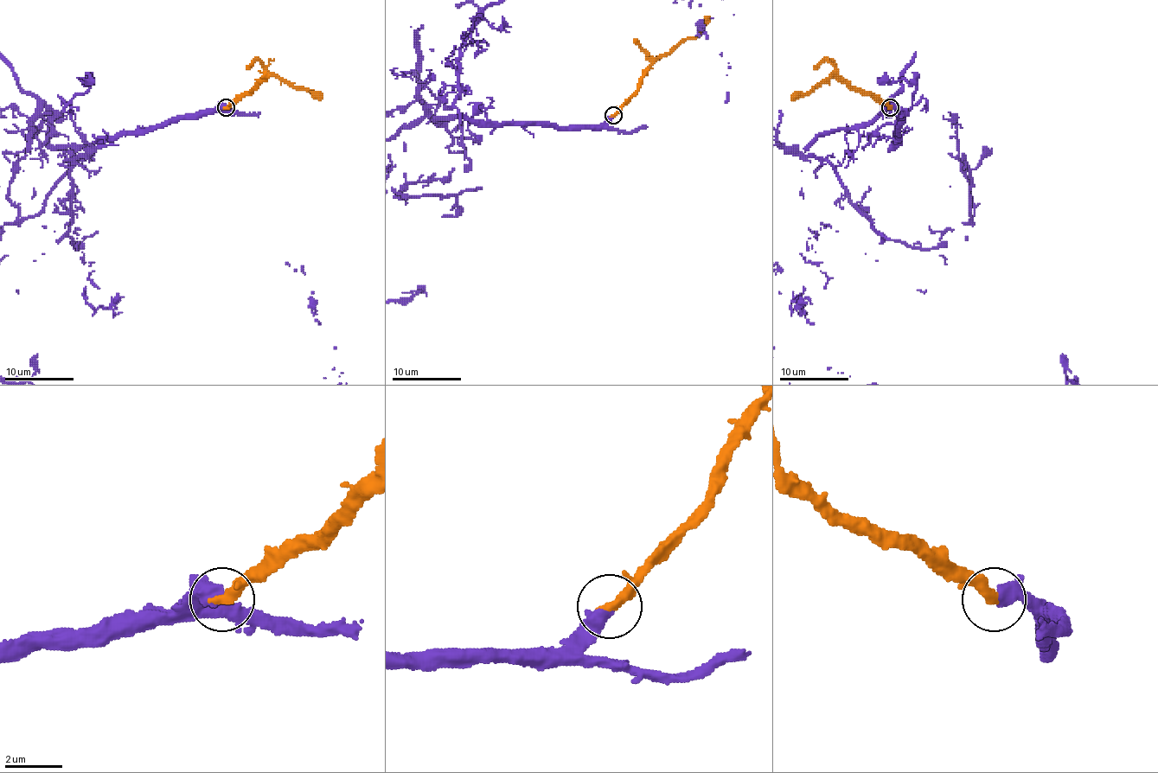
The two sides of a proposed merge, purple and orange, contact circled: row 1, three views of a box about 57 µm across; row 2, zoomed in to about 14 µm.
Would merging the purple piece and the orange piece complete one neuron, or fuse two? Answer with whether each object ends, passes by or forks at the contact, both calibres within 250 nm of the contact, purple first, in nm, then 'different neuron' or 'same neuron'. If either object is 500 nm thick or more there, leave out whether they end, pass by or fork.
calibres 550 and 400 nm; same neuron

